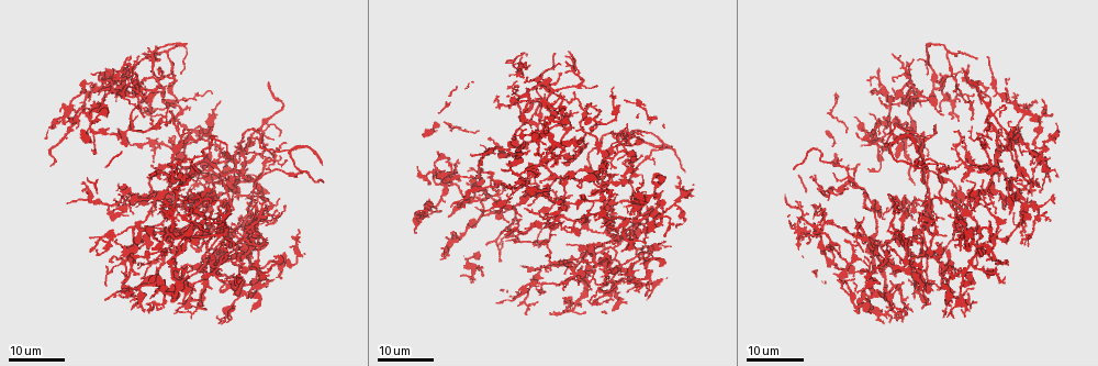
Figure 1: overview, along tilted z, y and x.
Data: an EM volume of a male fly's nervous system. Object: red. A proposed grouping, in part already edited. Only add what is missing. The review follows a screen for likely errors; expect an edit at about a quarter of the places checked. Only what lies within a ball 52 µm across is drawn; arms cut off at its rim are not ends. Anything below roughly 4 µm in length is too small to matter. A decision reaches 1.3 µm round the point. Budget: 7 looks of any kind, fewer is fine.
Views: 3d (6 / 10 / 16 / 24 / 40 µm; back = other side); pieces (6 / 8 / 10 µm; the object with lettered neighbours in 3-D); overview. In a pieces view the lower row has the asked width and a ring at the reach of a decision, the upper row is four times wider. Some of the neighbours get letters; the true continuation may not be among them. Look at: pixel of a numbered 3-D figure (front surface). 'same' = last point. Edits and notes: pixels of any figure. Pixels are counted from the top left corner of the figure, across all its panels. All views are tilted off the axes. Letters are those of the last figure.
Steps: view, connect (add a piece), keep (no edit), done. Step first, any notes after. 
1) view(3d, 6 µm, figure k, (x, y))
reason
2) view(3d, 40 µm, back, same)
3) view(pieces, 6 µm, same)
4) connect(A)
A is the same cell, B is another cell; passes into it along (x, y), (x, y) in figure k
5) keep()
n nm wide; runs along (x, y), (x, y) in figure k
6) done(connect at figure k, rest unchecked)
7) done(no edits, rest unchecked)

view(3d, 16 µm, figure 1, (169, 122))
an open end

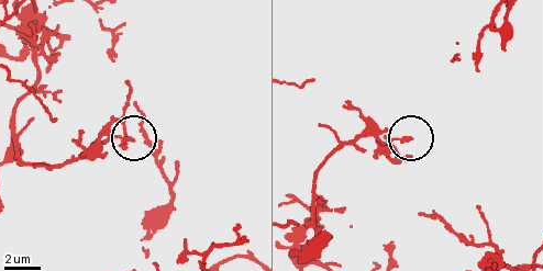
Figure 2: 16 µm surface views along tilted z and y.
view(pieces, 10 µm, figure 2, (409, 140))

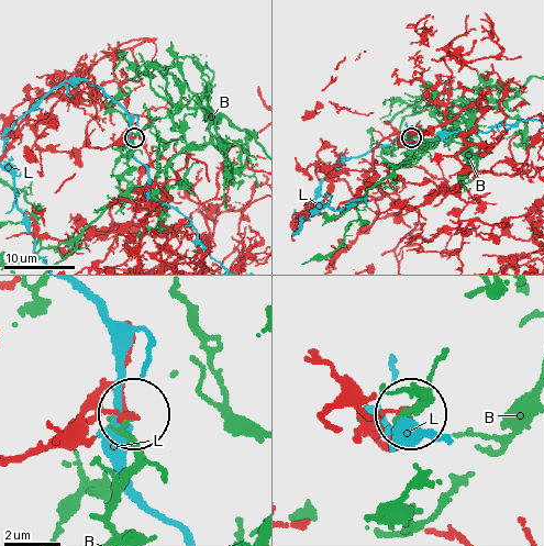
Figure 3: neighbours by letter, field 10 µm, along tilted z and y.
keep()
B and L are other cells; none of them fits

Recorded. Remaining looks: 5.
view(3d, 24 µm, figure 1, (159, 73))
free end

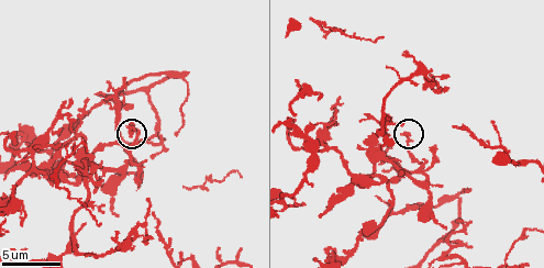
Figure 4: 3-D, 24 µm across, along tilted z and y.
view(pieces, 6 µm, figure 4, (132, 135))

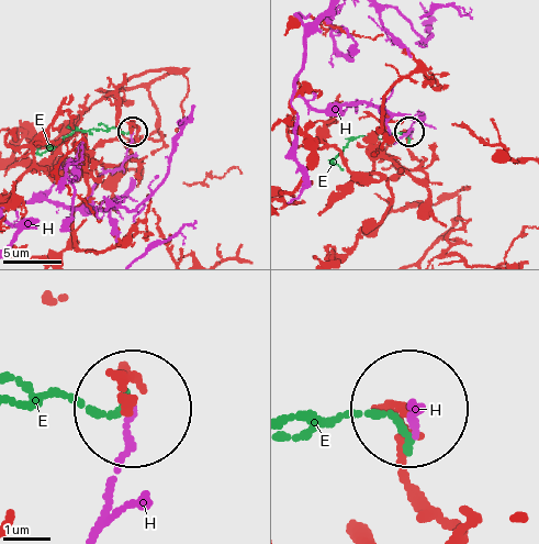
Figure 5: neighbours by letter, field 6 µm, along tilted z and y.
keep()
E and H are other cells; no lettered piece goes on from it

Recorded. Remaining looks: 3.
view(3d, 16 µm, figure 1, (575, 222))
thin end

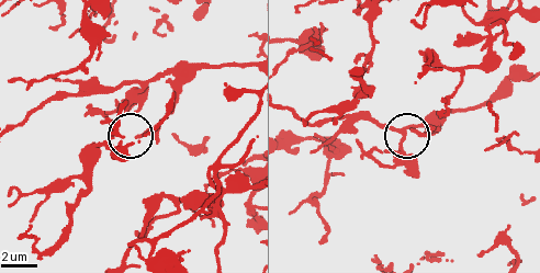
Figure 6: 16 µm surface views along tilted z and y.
view(pieces, 10 µm, figure 6, (413, 131))

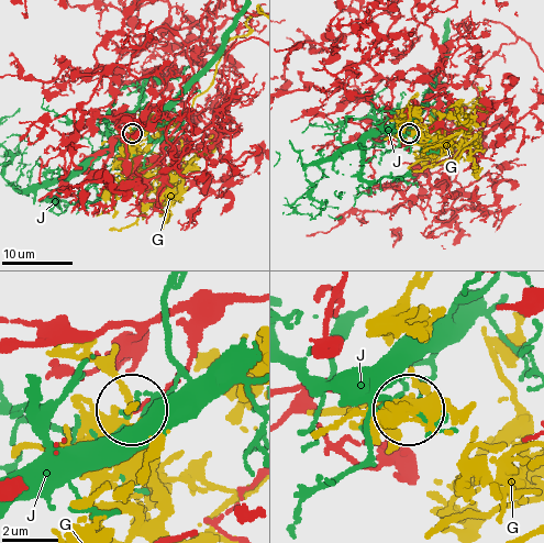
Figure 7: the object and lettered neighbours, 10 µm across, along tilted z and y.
keep()
G and J are other cells; none of them fits

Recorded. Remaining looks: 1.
done(no edits, rest unchecked)

